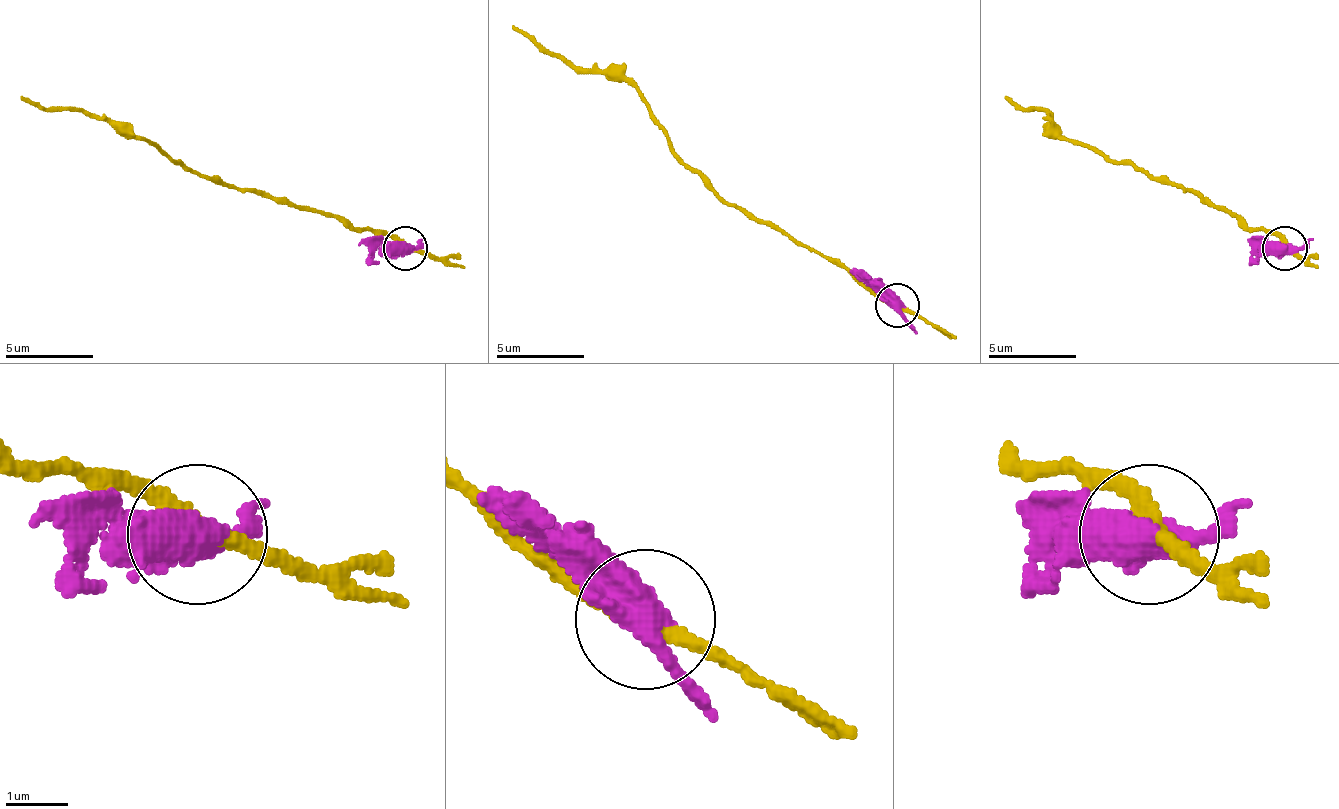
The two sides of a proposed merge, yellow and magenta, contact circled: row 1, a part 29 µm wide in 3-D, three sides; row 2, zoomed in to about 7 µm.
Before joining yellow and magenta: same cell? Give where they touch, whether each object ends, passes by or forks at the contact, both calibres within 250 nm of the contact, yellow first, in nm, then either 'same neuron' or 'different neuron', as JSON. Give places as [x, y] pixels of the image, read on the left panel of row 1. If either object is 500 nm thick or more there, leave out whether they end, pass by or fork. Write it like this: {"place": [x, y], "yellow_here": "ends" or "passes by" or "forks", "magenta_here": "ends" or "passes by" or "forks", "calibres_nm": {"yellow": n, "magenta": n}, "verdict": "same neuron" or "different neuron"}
{"place": [405, 248], "calibres_nm": {"yellow": 240, "magenta": 500}, "verdict": "different neuron"}

